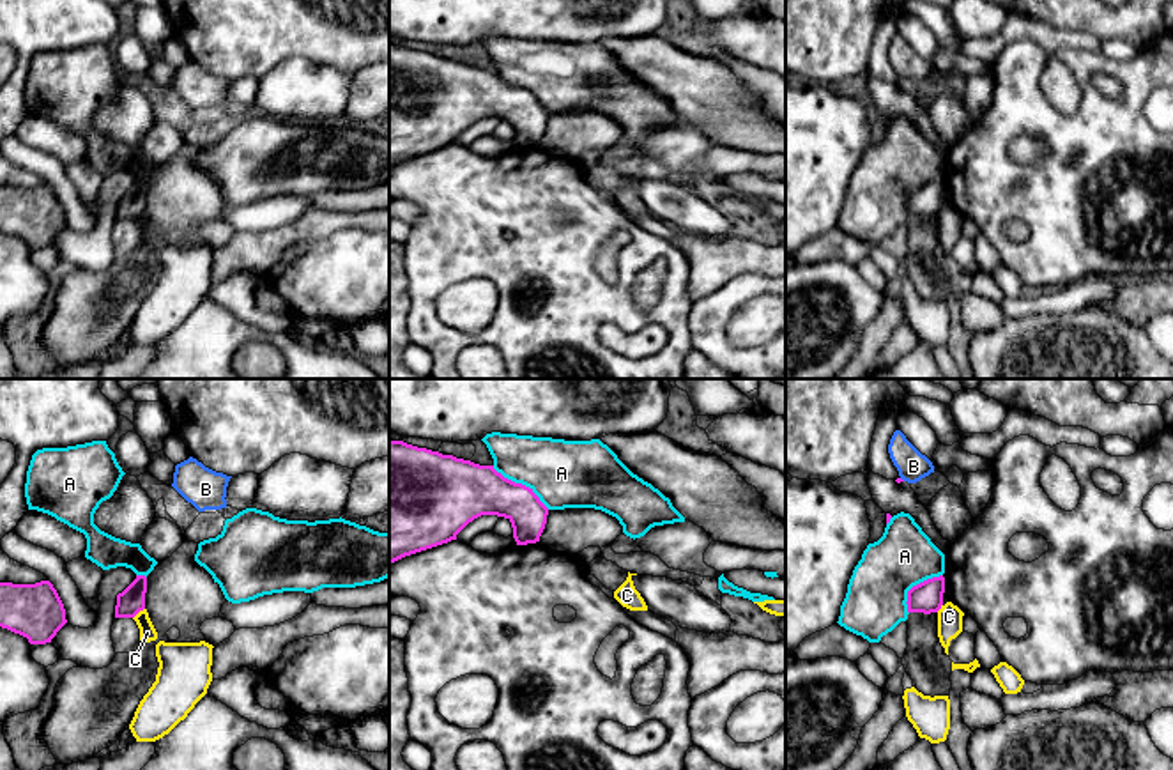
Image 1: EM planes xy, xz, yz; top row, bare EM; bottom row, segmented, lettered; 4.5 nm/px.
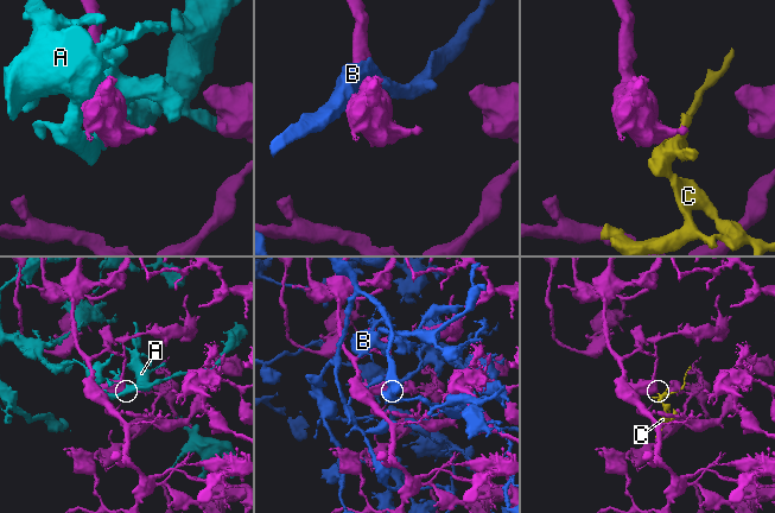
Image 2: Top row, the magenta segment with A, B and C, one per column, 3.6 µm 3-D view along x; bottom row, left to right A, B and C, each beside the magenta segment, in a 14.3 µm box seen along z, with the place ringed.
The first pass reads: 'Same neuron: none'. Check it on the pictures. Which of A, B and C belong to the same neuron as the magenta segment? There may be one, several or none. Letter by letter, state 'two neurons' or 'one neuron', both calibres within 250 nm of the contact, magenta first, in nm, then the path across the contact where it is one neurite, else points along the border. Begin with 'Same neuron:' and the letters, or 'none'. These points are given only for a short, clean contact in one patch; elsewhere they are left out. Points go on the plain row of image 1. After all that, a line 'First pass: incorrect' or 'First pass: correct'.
Same neuron: none
A: two neurons | 260/300 nm
B: two neurons | 20/140 nm
C: two neurons | 120/80 nm | along xy (144, 211), (133, 222)
First pass: correct

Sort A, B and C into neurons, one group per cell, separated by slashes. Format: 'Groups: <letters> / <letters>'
Groups: A / B / C

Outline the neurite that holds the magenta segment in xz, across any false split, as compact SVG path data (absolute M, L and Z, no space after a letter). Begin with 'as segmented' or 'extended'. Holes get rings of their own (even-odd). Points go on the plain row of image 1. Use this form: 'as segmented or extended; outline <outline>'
as segmented; outline M389 42L389 168L456 143L456 138L481 119L508 122L517 149L527 149L540 145L548 112L533 92L504 81L494 69Z

